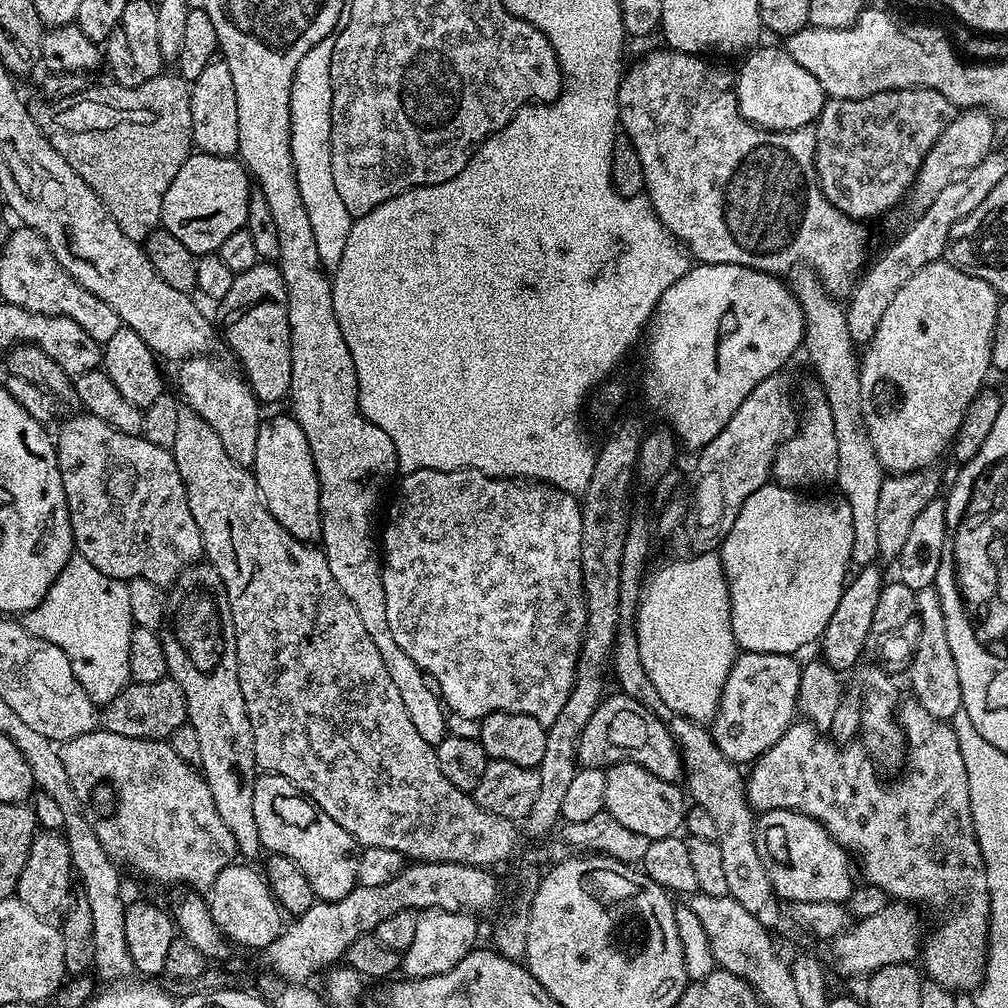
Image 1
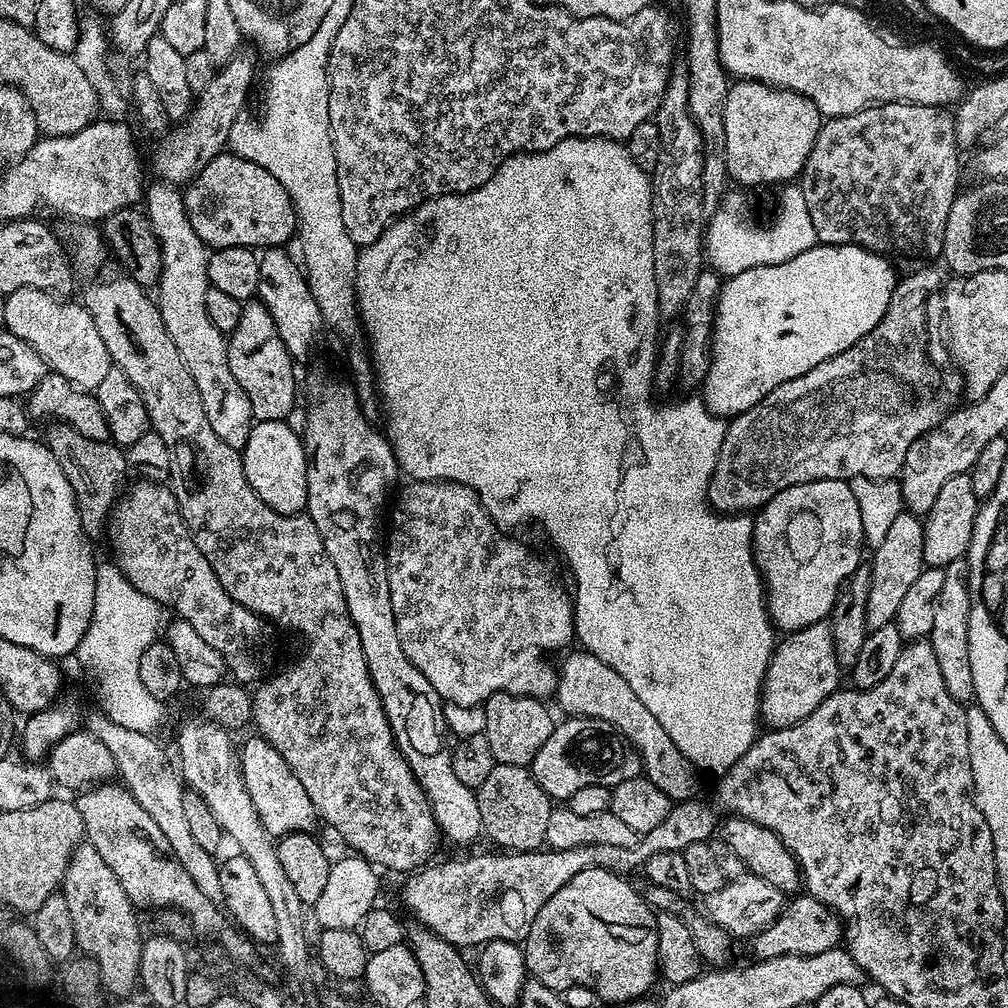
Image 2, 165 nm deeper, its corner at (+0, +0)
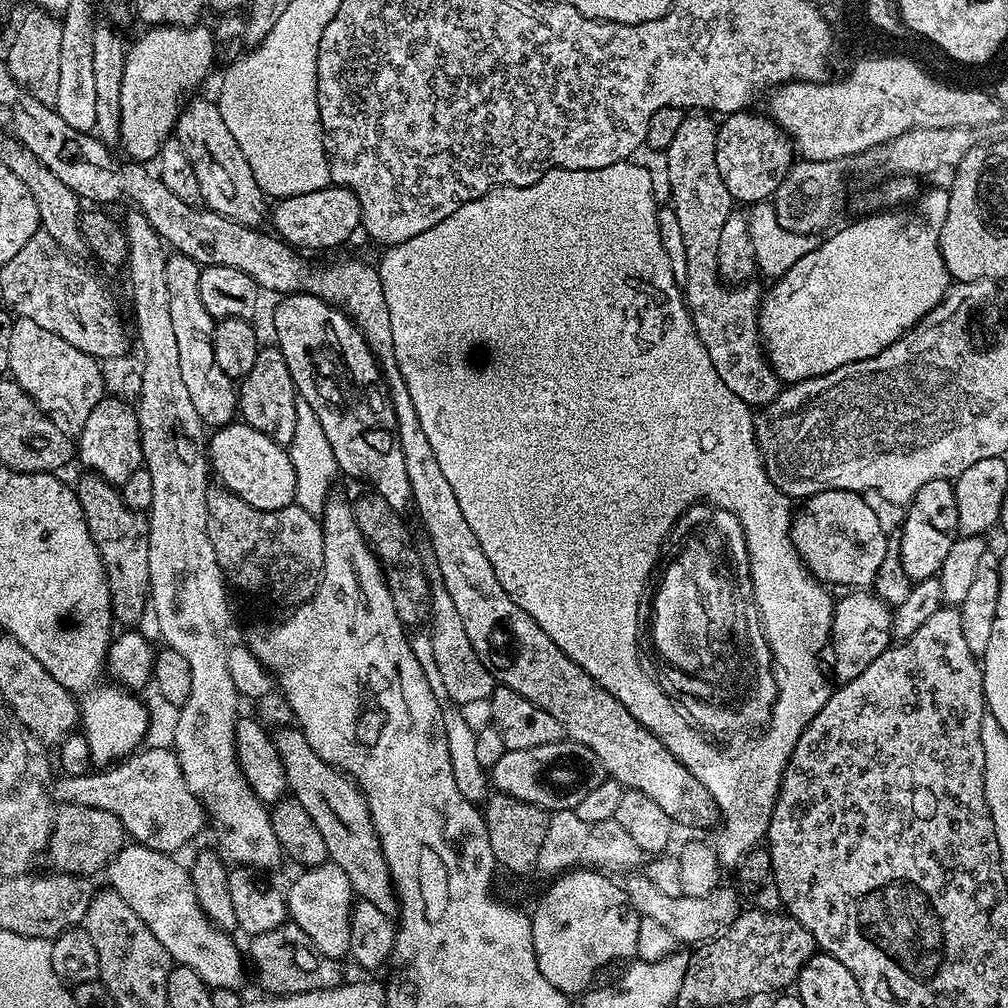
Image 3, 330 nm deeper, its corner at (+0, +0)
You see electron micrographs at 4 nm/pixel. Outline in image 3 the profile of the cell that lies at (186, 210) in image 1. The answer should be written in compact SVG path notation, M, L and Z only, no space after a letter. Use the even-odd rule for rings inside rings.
M327 186L313 193L285 196L273 204L276 205L270 208L271 231L297 250L309 248L312 252L320 252L323 248L336 248L360 228L360 203L348 188Z

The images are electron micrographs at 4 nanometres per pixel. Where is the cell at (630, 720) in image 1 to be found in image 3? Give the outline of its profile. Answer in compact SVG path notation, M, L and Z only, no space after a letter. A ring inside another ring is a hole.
M567 738L546 746L534 746L534 750L506 750L490 769L490 784L497 793L513 796L552 812L575 810L578 802L582 802L590 790L602 786L605 778L598 754L594 754L590 746L582 746L576 740Z

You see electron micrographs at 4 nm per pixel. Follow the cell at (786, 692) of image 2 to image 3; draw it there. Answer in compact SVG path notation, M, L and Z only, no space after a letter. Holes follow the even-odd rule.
M848 590L844 597L837 599L832 613L832 635L830 637L830 668L836 671L837 681L843 682L858 678L878 654L890 647L892 639L892 608L872 590Z

